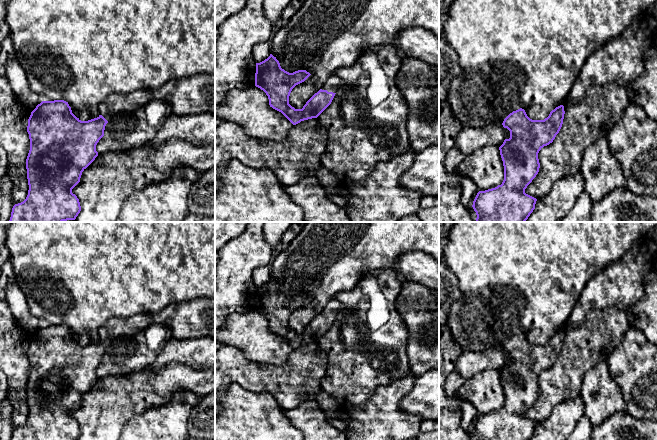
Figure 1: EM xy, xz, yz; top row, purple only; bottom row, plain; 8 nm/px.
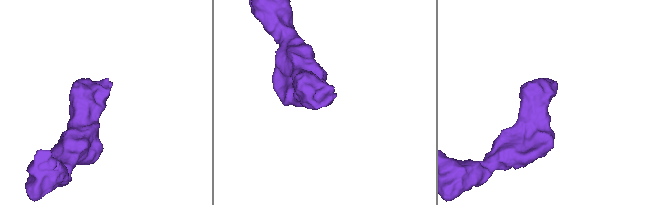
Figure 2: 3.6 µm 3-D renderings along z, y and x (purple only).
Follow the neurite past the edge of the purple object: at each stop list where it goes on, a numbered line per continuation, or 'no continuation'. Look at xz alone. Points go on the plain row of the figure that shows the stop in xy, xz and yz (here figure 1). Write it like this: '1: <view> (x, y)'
1: xz (334, 306)

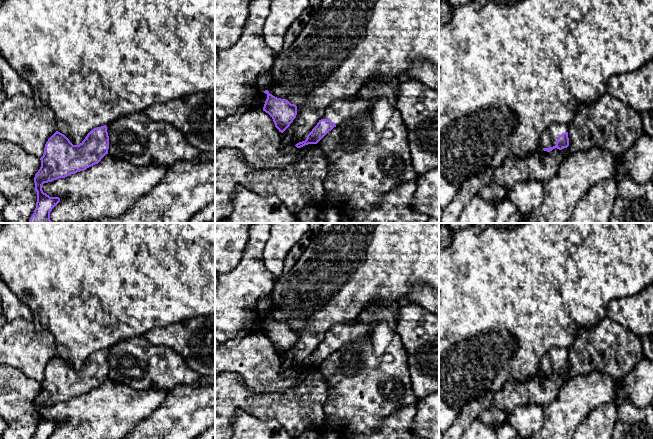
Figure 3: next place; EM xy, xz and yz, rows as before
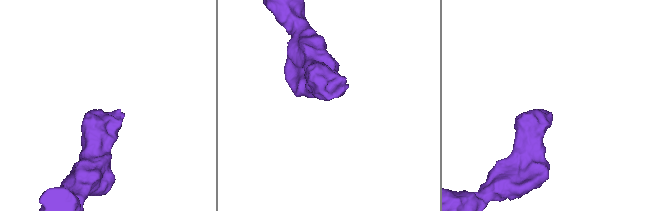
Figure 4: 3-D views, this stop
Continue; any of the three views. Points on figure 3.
1: yz (549, 361)

